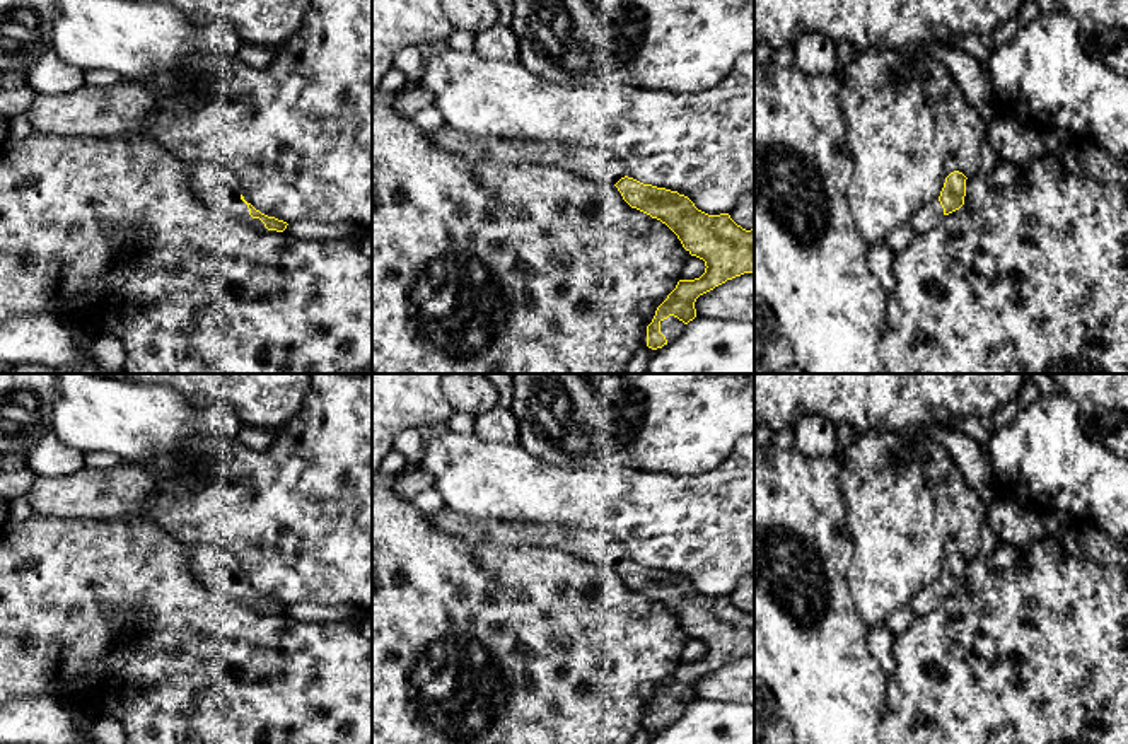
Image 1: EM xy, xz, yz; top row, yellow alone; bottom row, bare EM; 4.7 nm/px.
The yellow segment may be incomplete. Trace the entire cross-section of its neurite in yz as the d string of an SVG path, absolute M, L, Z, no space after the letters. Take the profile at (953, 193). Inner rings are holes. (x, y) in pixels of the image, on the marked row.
M954 171L945 177L940 196L928 201L910 218L908 224L913 227L915 234L928 232L939 225L945 215L964 205L966 179L968 177L959 171Z

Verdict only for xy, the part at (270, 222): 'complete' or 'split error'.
split error

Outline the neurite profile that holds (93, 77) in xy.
M89 70L84 73L85 84L92 87L109 87L121 80L121 75L111 70Z

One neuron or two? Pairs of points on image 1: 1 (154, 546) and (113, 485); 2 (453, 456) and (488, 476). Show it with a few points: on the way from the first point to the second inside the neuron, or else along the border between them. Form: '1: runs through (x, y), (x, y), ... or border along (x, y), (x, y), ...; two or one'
1: border along (130, 516), (89, 517); two
2: runs through (461, 464), (473, 476), (480, 476); one

